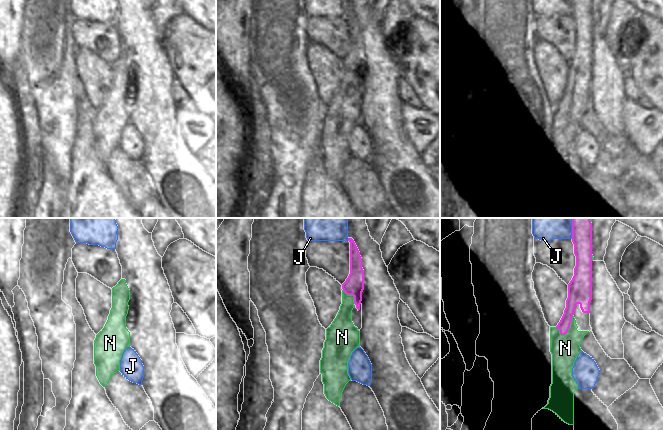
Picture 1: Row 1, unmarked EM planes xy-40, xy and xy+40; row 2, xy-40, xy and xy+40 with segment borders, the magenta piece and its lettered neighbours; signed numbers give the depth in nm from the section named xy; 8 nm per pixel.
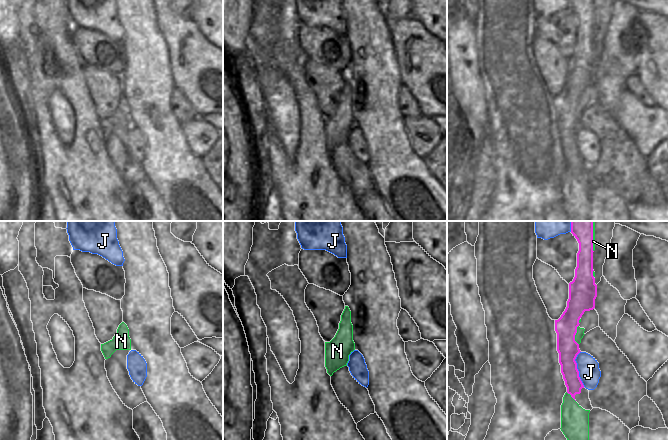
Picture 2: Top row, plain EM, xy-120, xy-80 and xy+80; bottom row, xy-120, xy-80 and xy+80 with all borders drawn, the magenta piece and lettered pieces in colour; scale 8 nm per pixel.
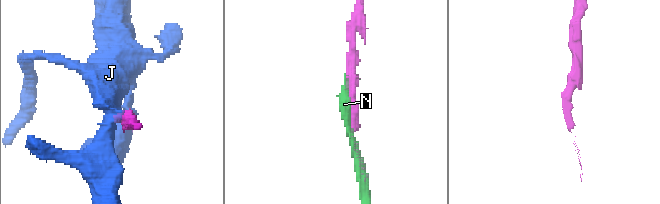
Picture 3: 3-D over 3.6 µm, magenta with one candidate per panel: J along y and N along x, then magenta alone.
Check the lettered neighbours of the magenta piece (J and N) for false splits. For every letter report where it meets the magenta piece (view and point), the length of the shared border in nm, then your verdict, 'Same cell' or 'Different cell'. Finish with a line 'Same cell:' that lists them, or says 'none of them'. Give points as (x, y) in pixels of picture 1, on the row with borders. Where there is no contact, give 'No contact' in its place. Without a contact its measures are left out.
J: Touches magenta at xy+40 (572, 228). Shared border 170 nm. Different cell
N: Touches magenta at xy+40 (569, 327). Shared border 190 nm. Same cell
Same cell: N

